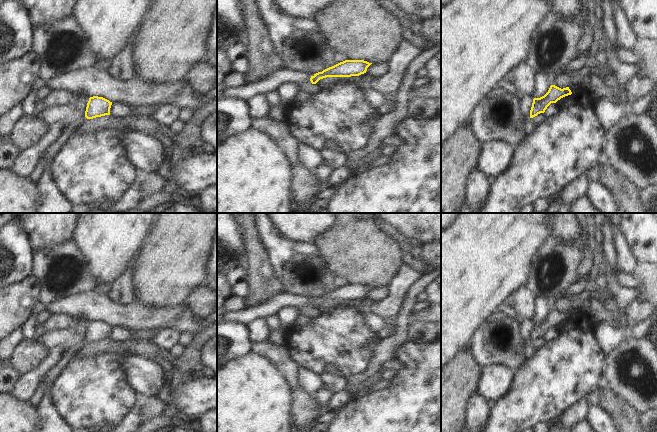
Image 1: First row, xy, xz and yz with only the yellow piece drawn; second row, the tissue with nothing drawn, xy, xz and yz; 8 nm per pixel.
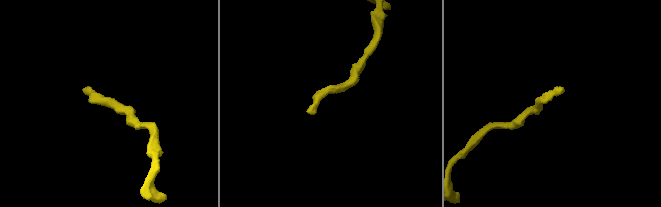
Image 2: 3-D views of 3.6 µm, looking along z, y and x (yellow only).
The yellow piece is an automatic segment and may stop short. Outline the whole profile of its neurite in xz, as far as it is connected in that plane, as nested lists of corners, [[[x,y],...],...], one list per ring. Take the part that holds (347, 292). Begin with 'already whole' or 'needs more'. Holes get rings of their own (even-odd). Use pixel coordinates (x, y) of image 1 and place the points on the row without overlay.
already whole; [[[345,284],[332,291],[329,291],[322,296],[318,296],[311,300],[310,305],[312,308],[316,308],[320,303],[326,301],[351,301],[359,300],[366,297],[367,292],[372,287],[364,284]]]

